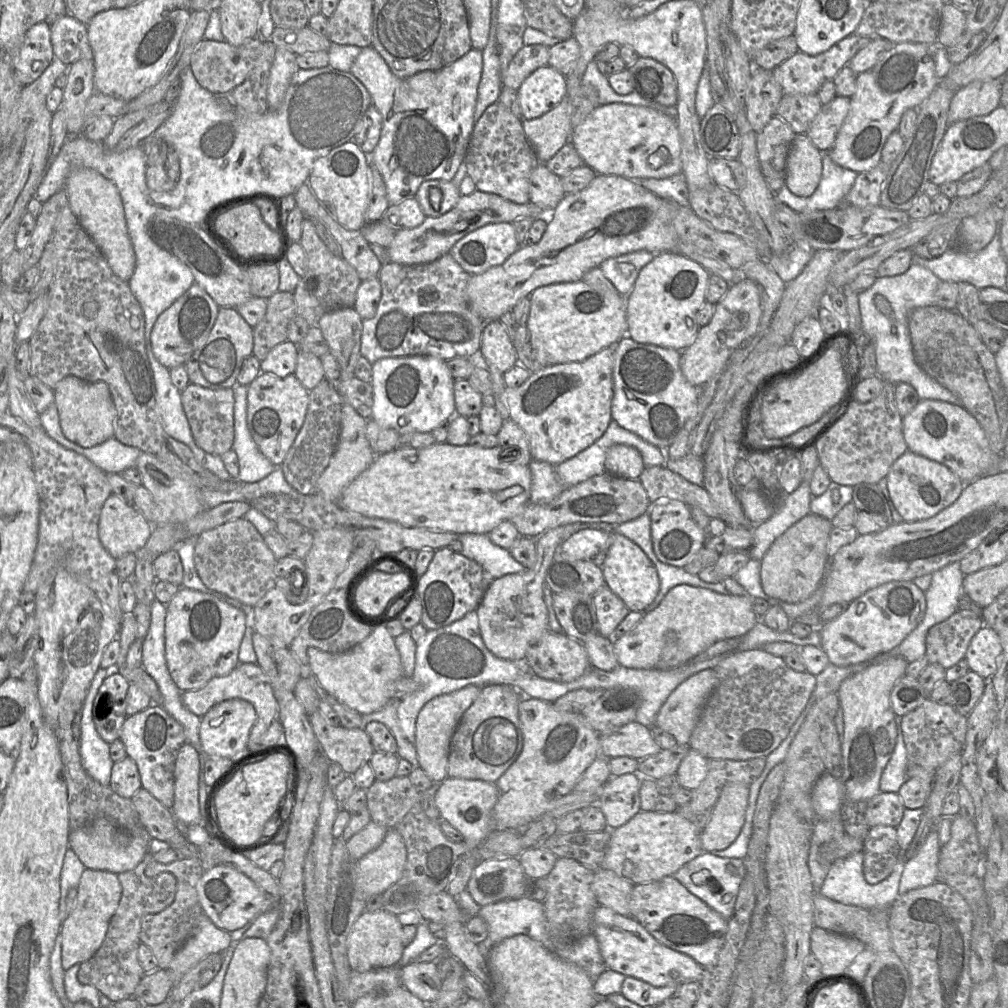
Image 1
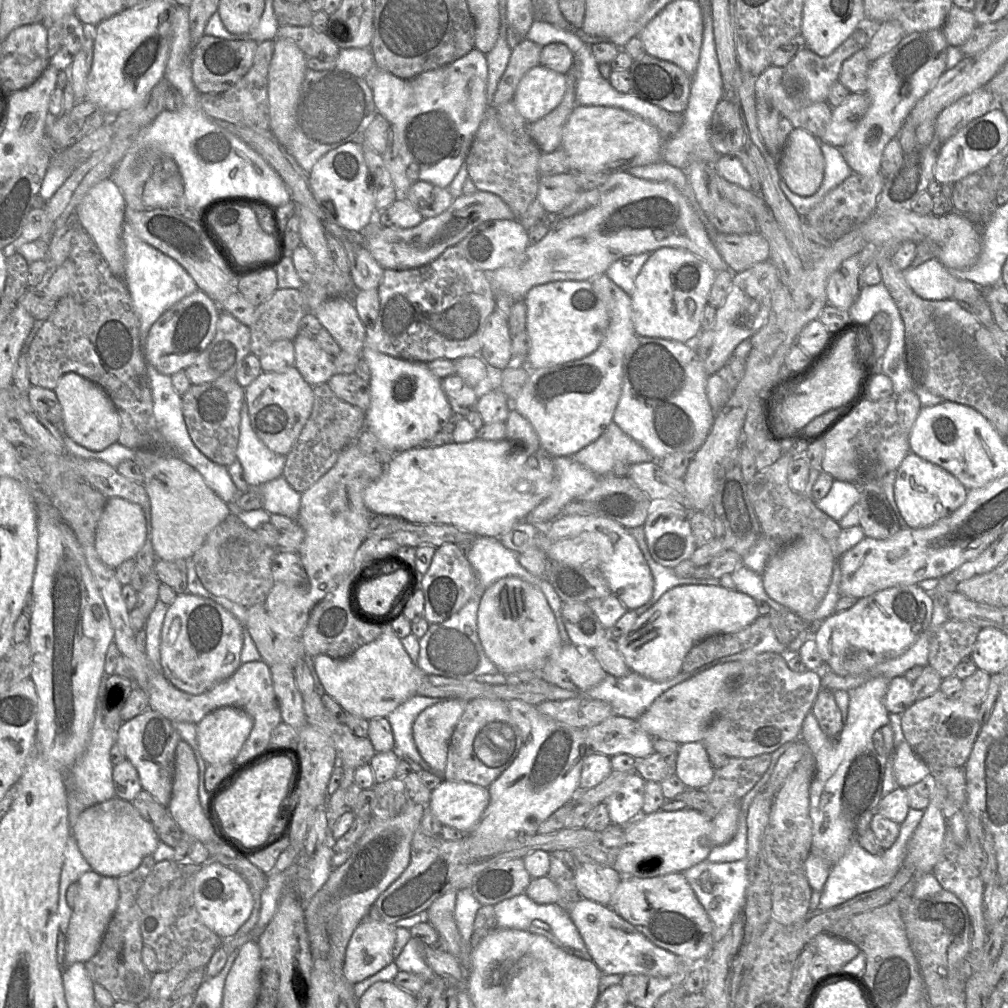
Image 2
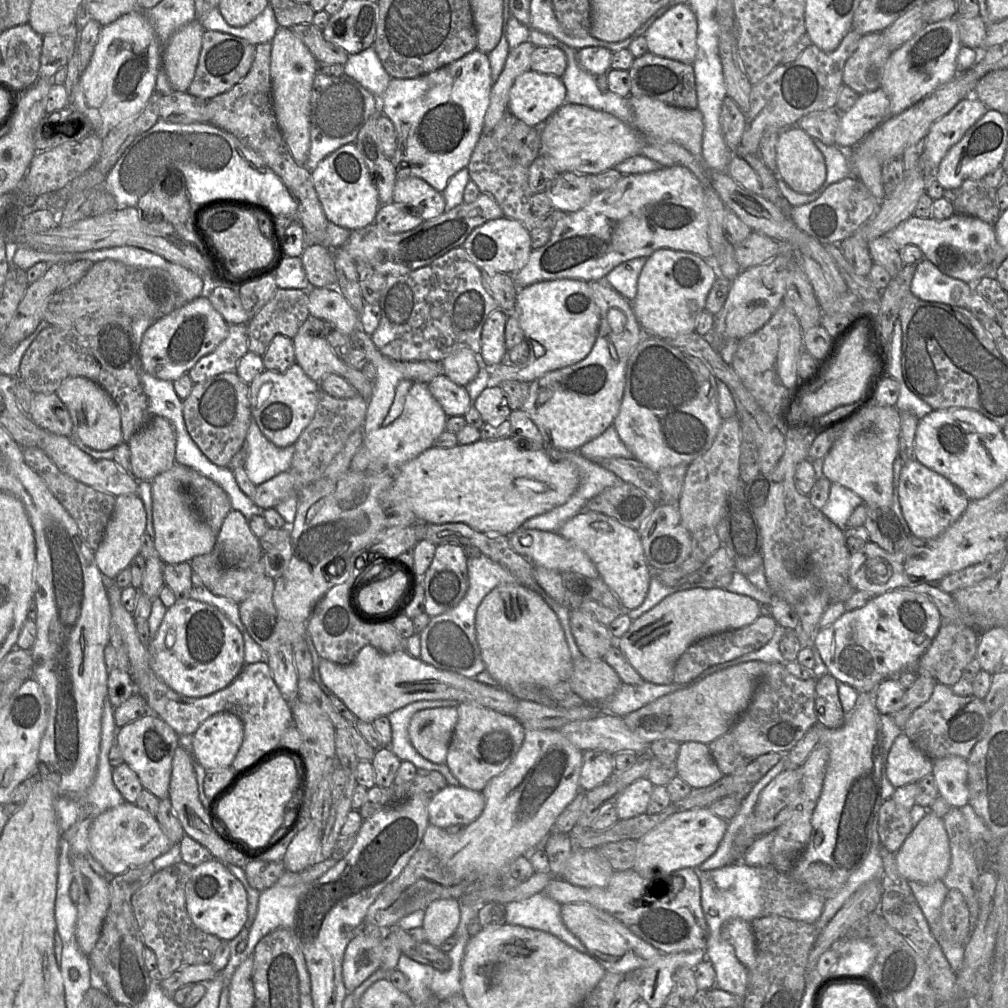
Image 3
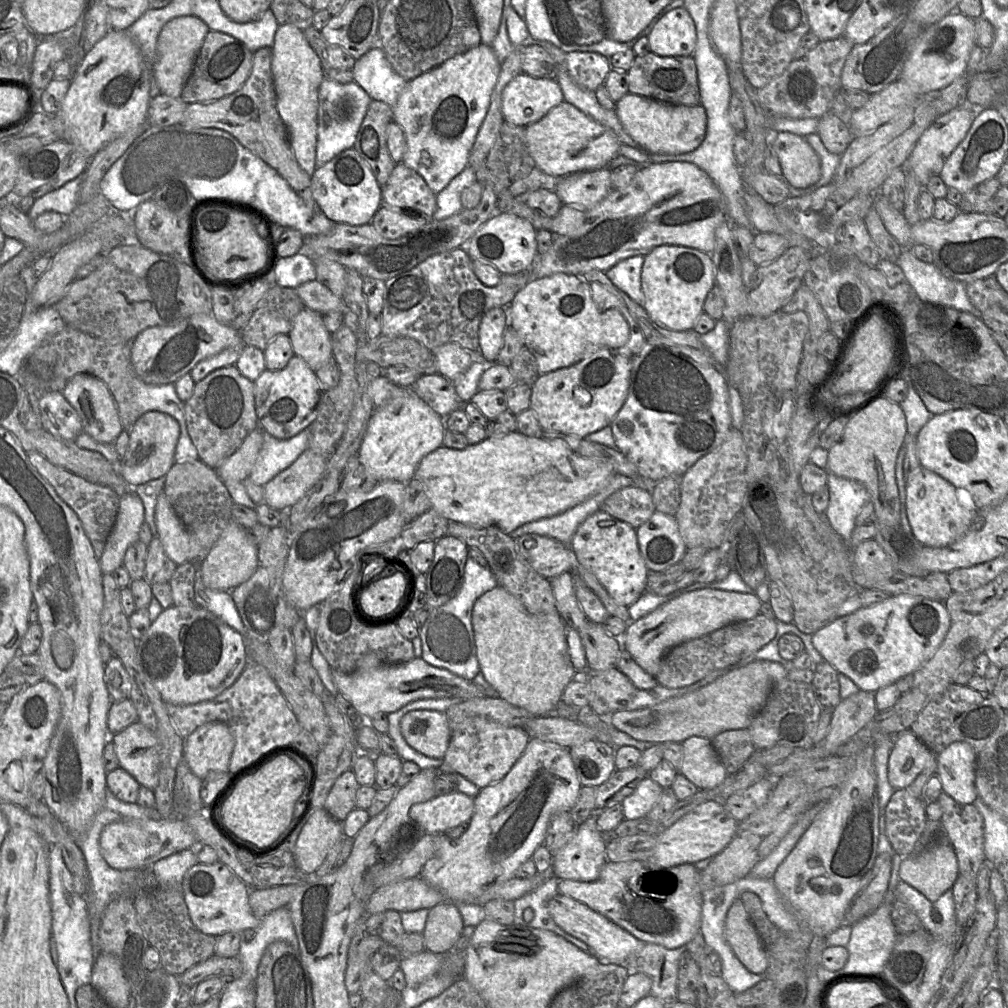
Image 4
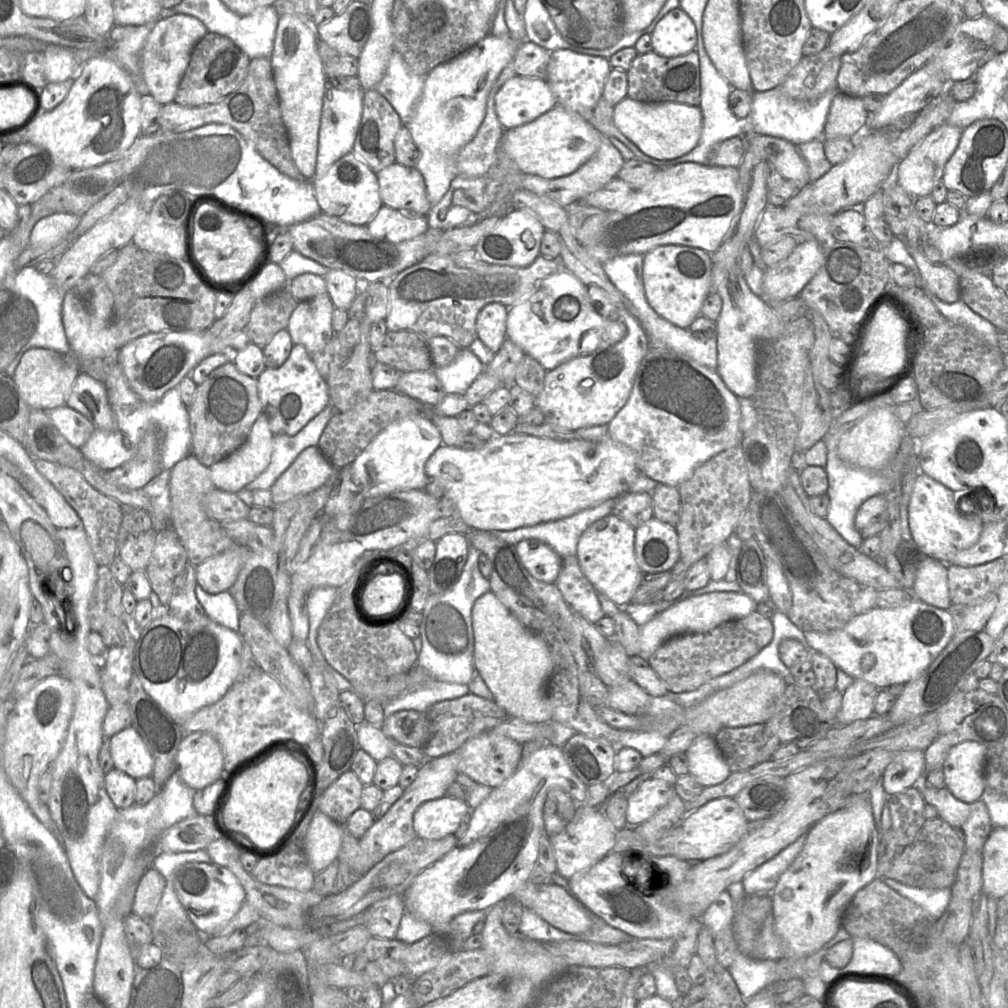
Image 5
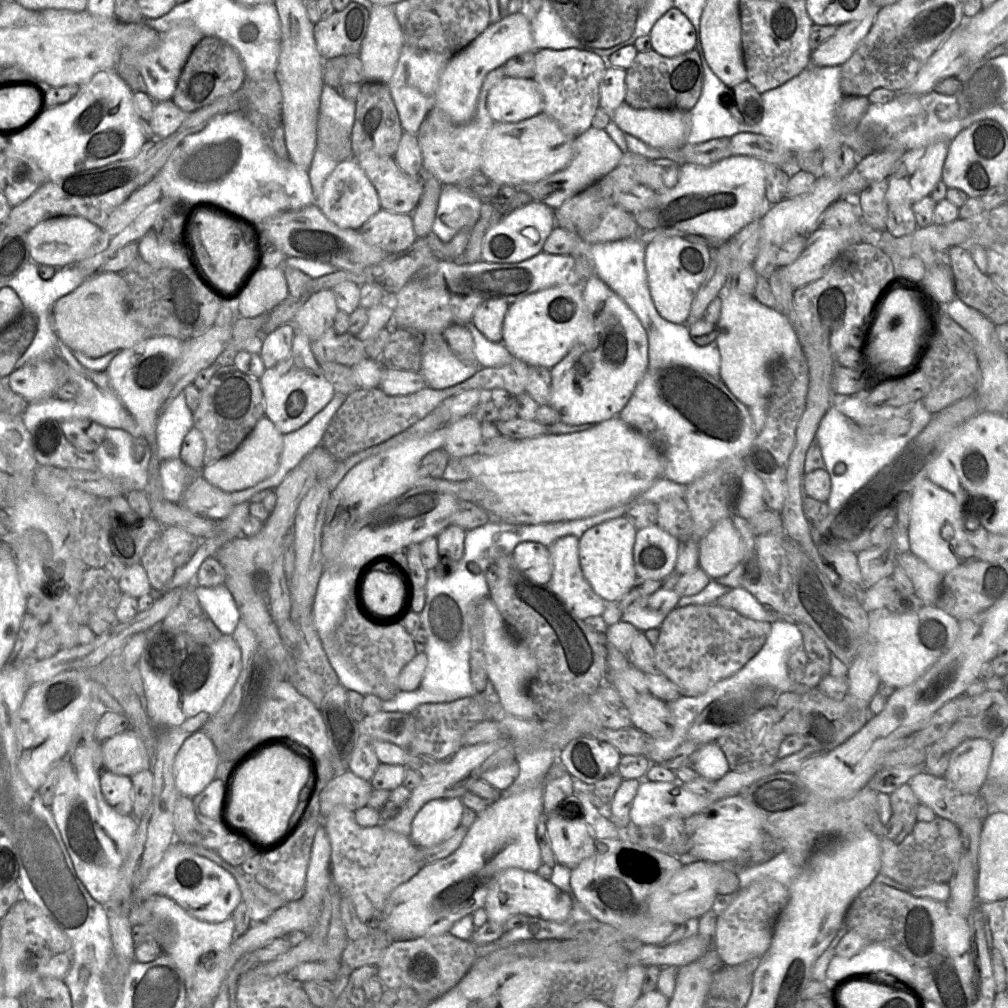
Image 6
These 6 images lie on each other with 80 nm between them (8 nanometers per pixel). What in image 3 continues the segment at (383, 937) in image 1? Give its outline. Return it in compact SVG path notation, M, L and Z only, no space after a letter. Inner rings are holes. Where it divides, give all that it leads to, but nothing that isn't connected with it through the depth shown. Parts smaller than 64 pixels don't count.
M357 934L348 944L343 962L343 980L349 993L353 992L381 968L382 940Z

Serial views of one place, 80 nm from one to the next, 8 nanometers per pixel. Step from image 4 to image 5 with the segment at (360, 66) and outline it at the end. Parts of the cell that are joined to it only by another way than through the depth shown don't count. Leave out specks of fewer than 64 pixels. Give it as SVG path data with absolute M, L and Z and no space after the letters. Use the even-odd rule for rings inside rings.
M395 52L389 60L384 77L373 88L392 105L402 126L407 125L413 116L424 88L425 77L412 71L402 55Z

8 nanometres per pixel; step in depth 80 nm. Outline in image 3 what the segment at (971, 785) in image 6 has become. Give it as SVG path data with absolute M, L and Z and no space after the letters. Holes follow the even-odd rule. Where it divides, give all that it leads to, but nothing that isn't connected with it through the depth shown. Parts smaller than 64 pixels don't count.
M960 756L933 760L932 774L938 794L952 807L960 808L969 802L968 763Z

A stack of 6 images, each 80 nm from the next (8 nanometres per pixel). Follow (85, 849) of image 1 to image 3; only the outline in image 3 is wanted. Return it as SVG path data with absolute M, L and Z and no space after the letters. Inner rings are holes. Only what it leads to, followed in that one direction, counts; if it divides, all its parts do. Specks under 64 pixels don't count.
M128 802L94 818L90 824L88 840L92 856L103 866L110 877L151 863L175 845L163 833L154 816Z

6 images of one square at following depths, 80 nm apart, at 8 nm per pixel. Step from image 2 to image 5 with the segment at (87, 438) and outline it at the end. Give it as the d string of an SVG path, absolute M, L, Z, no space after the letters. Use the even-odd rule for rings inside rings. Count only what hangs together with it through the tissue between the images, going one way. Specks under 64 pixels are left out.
M85 372L77 376L66 404L89 419L97 429L117 429L104 383Z

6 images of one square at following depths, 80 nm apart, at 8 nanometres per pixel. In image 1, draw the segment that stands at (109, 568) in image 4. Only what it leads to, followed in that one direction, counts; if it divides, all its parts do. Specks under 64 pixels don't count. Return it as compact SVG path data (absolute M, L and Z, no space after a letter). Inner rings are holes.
M112 494L101 511L99 539L117 560L125 554L142 550L152 533L152 526L138 509Z

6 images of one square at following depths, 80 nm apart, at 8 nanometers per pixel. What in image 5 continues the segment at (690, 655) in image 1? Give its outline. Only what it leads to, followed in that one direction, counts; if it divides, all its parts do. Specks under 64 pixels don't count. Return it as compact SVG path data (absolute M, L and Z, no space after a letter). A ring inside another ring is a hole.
M742 591L710 592L676 602L640 627L639 656L648 661L650 656L668 639L681 634L707 632L724 622L746 617L756 611L757 604Z

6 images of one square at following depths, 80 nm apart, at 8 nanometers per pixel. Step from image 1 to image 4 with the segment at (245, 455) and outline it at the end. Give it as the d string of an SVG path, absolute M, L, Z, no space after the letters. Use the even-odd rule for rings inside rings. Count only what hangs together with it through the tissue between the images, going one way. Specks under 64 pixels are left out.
M308 427L289 439L278 439L264 432L263 445L249 475L250 481L264 486L294 463L308 445Z

